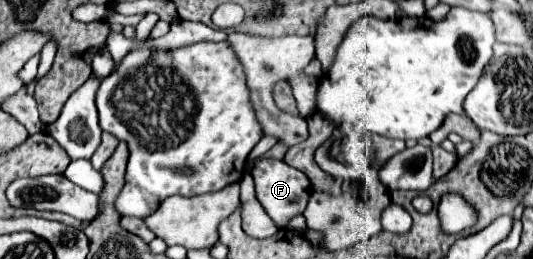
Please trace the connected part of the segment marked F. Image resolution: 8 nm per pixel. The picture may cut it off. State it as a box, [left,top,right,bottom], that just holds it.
[250,157,310,229]

